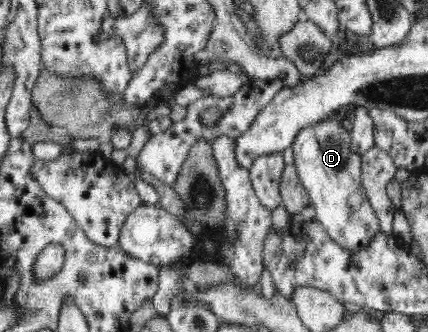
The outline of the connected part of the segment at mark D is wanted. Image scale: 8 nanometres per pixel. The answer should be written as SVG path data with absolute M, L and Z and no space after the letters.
M336 115L335 119L329 117L315 125L306 126L292 145L295 154L293 164L297 169L299 180L309 195L310 203L315 208L316 220L339 247L346 248L347 251L355 251L369 246L375 234L379 234L380 225L361 185L361 154L354 152L351 147L351 132L344 128L343 120L342 116Z

